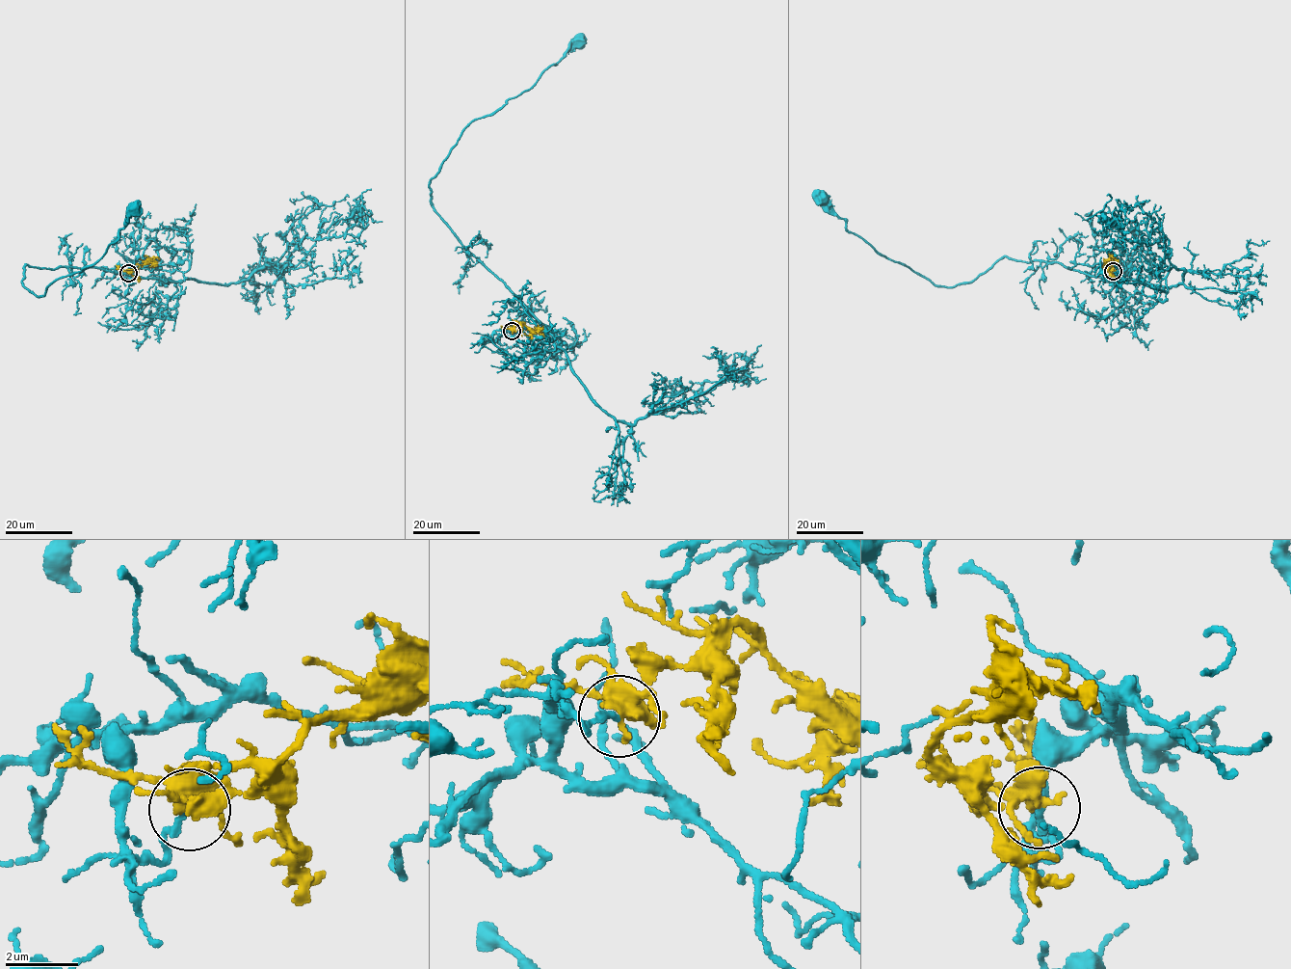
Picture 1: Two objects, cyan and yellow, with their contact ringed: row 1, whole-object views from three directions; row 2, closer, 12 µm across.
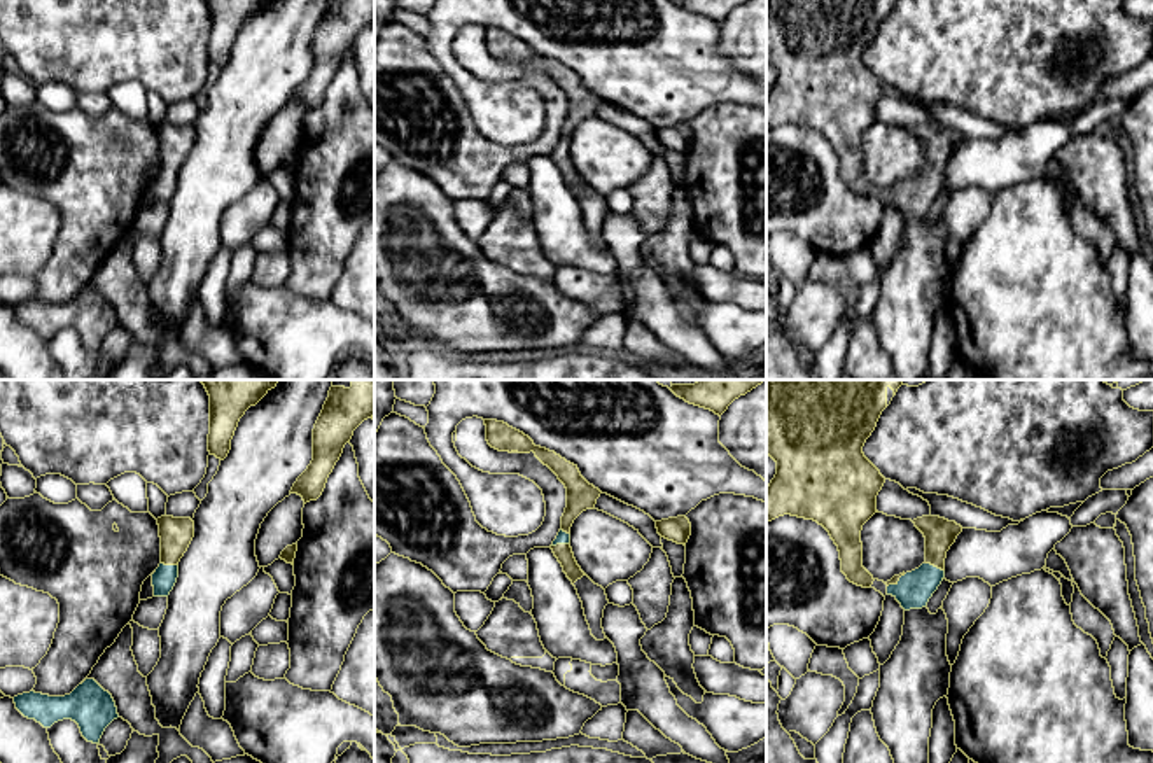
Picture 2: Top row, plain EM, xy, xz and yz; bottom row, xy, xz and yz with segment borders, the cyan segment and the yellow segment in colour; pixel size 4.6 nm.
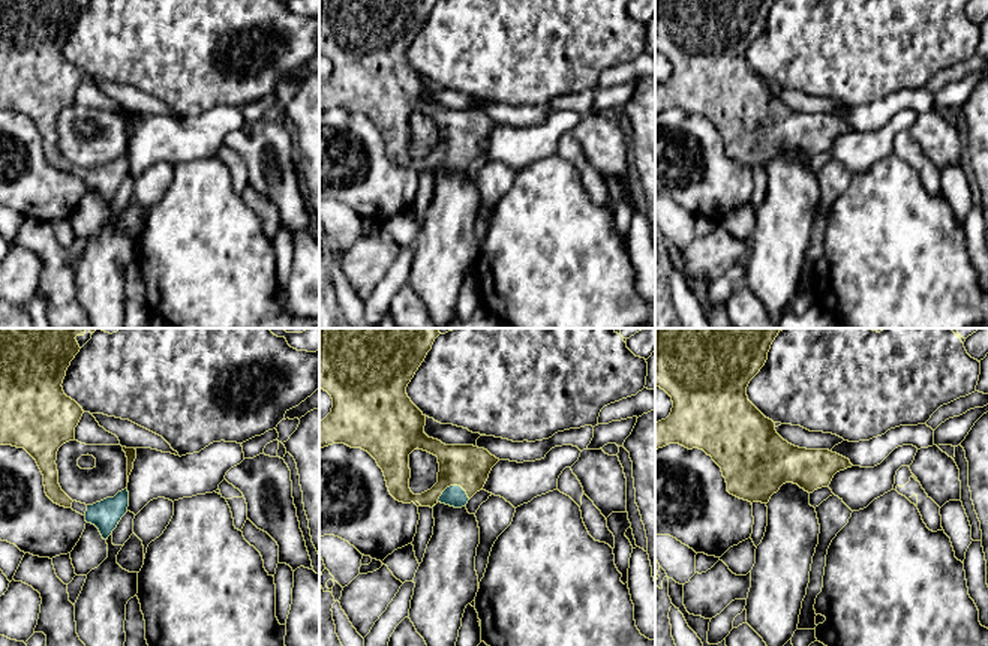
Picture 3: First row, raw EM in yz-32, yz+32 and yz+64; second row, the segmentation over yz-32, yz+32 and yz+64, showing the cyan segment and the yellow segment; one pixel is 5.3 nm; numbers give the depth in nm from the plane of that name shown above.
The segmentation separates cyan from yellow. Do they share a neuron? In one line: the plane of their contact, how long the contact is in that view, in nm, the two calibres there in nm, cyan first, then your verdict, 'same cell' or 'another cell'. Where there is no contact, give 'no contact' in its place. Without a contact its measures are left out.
meets cyan in xz; contact 90 nm long; 60 nm thick on the cyan side, 80 nm on the other; same cell

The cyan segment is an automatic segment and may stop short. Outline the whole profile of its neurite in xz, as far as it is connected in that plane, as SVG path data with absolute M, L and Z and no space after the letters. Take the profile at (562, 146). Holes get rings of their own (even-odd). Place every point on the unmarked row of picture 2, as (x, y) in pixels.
M485 28L486 33L486 49L492 56L499 60L518 60L518 61L530 61L534 60L535 65L548 74L558 88L567 96L567 116L562 124L562 136L556 147L551 152L551 158L558 170L563 175L563 180L572 189L572 192L586 184L581 175L577 173L572 156L570 156L570 135L574 128L586 117L593 117L597 107L600 105L600 98L590 93L579 80L577 74L567 70L555 60L546 56L535 54L534 49L525 44L523 40L509 35L504 30L497 28Z

